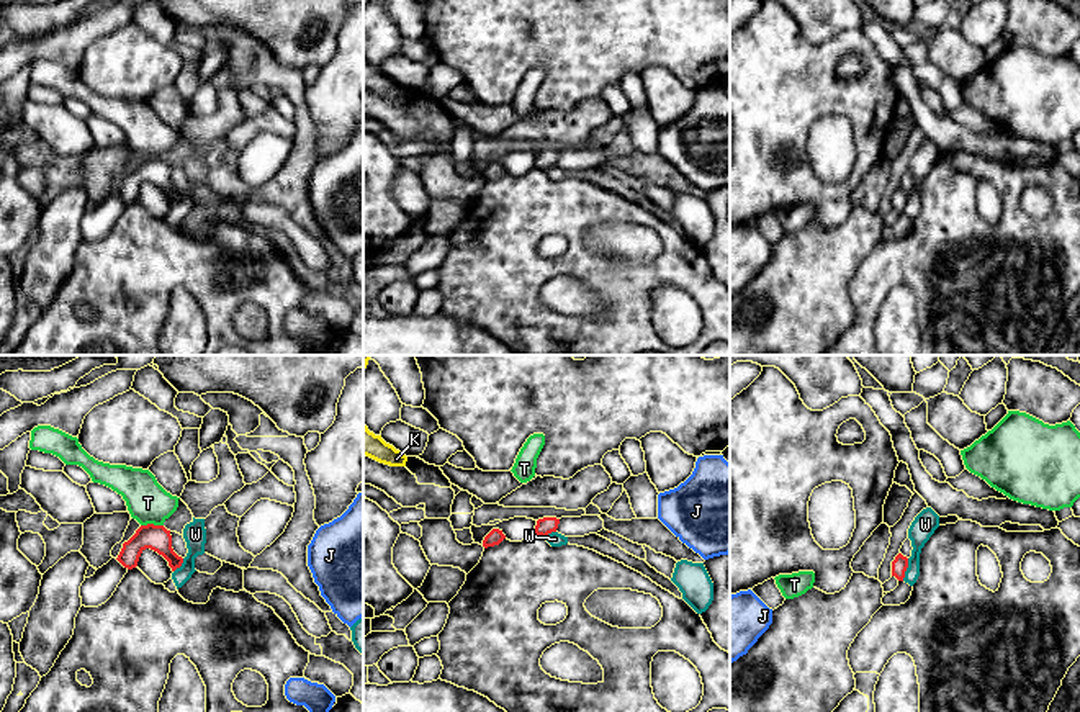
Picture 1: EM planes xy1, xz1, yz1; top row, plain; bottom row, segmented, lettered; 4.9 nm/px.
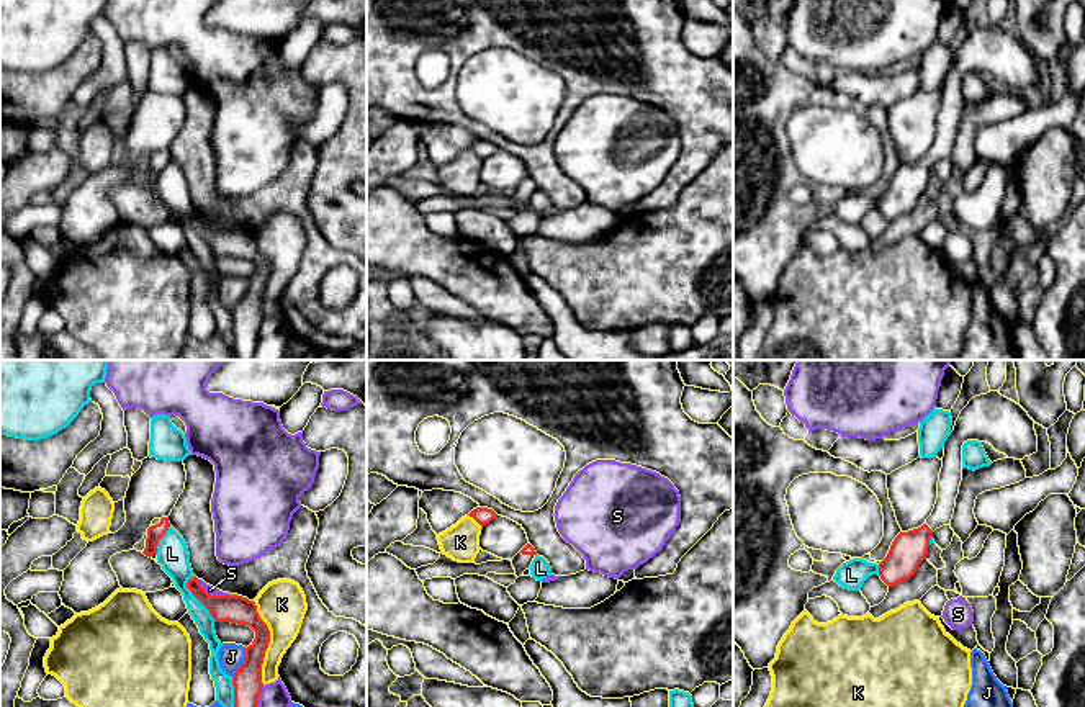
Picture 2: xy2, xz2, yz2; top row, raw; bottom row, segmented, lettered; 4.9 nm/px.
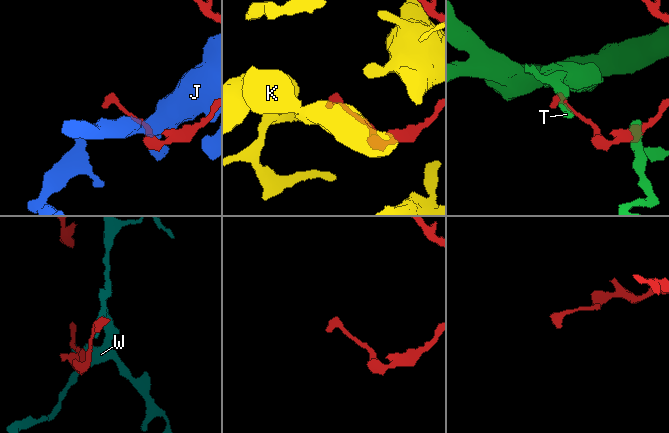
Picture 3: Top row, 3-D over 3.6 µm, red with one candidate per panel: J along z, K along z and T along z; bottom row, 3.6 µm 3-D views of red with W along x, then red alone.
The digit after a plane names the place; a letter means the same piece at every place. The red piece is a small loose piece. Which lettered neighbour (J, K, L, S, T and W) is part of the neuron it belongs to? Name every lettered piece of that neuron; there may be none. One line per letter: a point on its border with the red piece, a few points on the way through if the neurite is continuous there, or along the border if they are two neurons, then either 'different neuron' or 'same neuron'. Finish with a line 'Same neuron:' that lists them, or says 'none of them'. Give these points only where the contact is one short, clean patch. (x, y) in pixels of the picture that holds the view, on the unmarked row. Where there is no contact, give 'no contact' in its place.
J: meets red in xy2 at (243, 297); different neuron
K: meets red in xy2 at (269, 275); different neuron
L: meets red in xy2 at (195, 229); different neuron
S: meets red in xy2 at (216, 229); different neuron
T: meets red in xy1 at (151, 157); different neuron
W: meets red in yz1 at (905, 203); different neuron
Same neuron: none of them

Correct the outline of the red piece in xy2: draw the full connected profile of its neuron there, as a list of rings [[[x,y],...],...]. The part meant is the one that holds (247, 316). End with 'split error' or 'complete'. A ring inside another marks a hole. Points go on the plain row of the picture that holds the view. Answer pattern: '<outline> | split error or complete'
[[[196,209],[188,213],[187,221],[209,244],[214,255],[247,259],[255,265],[254,275],[245,281],[242,299],[232,309],[234,355],[237,360],[252,360],[263,321],[262,298],[270,277],[270,263],[260,252],[254,234],[242,229],[209,229]]] | complete

